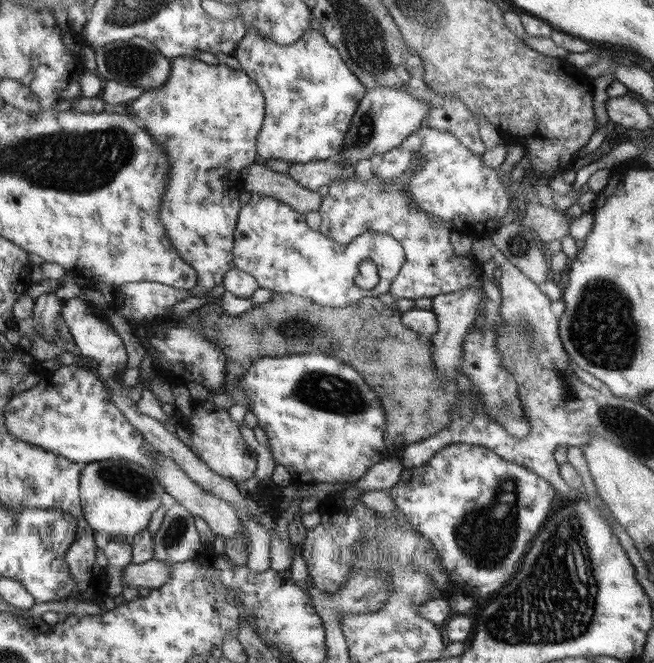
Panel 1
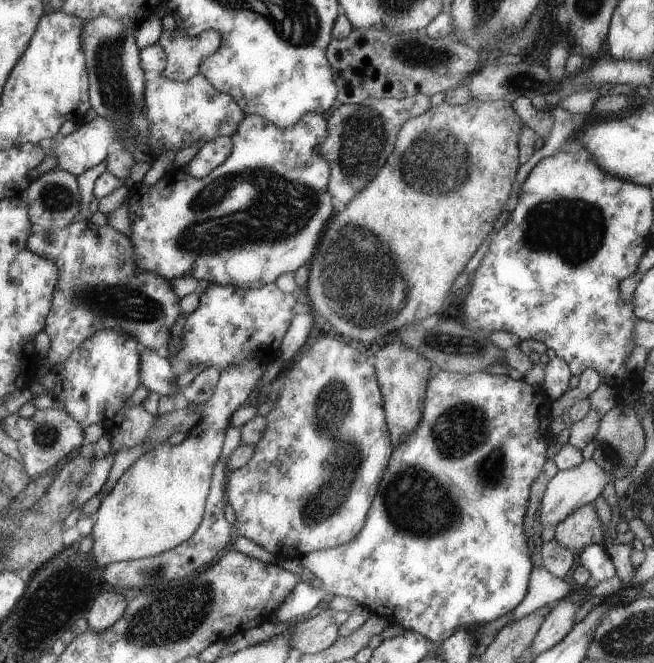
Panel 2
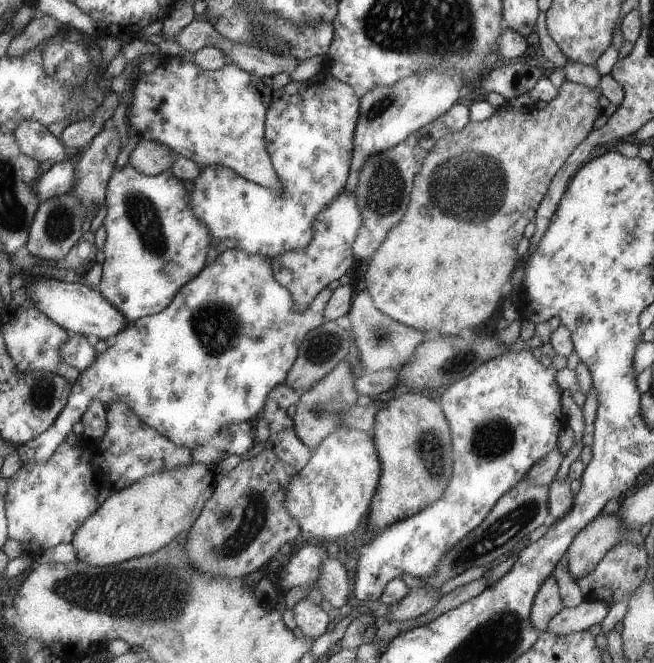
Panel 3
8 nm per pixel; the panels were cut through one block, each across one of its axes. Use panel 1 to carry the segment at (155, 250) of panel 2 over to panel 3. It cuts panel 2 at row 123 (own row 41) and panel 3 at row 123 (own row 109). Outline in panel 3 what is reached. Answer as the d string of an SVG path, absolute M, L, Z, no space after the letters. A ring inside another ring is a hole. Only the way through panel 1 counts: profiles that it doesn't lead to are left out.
M322 71L308 81L291 81L275 90L267 113L266 144L274 170L282 180L281 193L256 185L230 168L202 167L200 175L192 180L194 188L190 202L195 216L210 229L213 240L217 242L230 238L236 240L235 249L271 259L286 252L301 252L309 248L315 236L313 228L317 217L345 190L353 158L355 132L362 115L360 102L351 85L335 80L328 72Z

